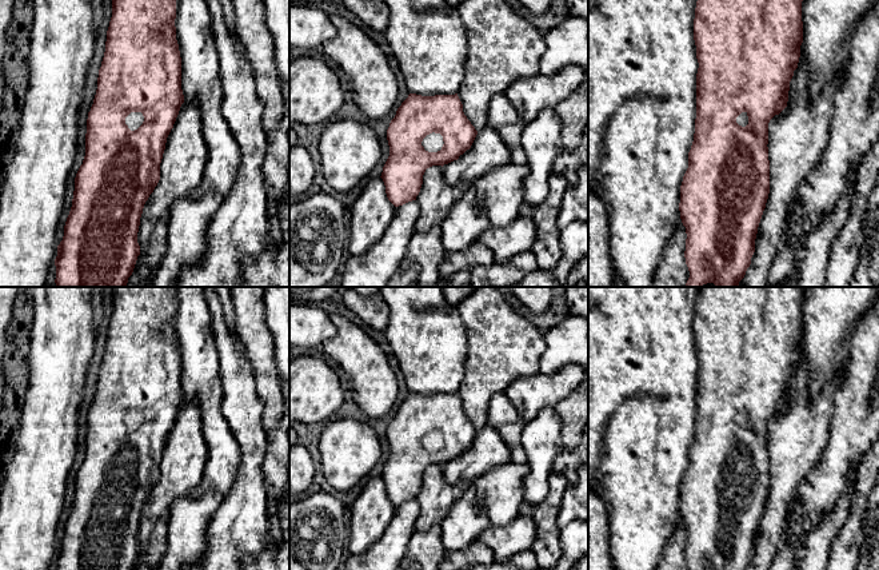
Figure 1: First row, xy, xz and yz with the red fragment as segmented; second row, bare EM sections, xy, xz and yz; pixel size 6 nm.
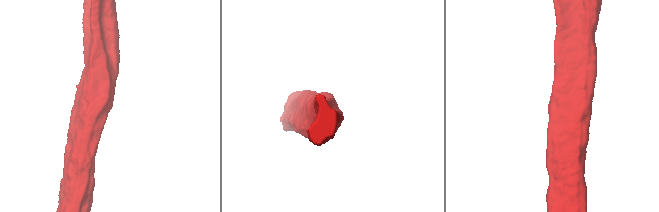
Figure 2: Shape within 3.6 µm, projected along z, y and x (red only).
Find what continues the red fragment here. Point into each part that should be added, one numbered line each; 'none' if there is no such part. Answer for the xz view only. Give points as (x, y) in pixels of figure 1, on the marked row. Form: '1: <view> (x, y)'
1: xz (434, 142)

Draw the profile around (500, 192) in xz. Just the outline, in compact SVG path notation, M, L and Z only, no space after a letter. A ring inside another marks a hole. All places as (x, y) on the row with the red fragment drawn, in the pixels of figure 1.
M508 163L479 178L471 187L479 206L486 211L494 228L508 227L518 216L523 196L523 182L530 170L527 164Z

